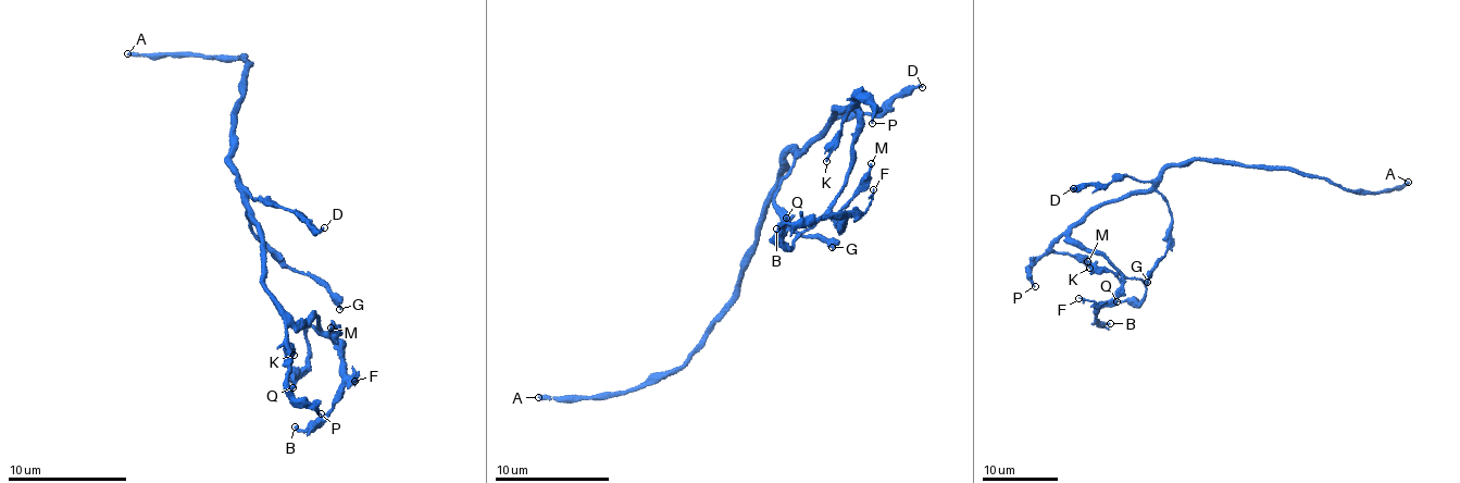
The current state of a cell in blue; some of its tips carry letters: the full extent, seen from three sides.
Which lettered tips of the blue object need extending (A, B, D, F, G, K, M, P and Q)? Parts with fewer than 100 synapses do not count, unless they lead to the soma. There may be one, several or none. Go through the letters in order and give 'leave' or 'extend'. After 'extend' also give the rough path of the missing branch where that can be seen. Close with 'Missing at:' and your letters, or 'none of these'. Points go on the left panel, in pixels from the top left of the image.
A: extend
B: leave
D: leave
F: leave
G: leave
K: leave
M: leave
P: leave
Q: leave
Missing at: A

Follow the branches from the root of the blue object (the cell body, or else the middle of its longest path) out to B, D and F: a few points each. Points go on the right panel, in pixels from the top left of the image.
B: (1173, 163), (1072, 230), (1120, 275), (1096, 317), (1110, 323)
D: (1173, 163), (1152, 180), (1143, 182), (1128, 175), (1108, 185), (1073, 188)
F: (1173, 163), (1148, 189), (1099, 206), (1072, 230), (1072, 240), (1100, 254), (1121, 283), (1107, 301), (1078, 298)

